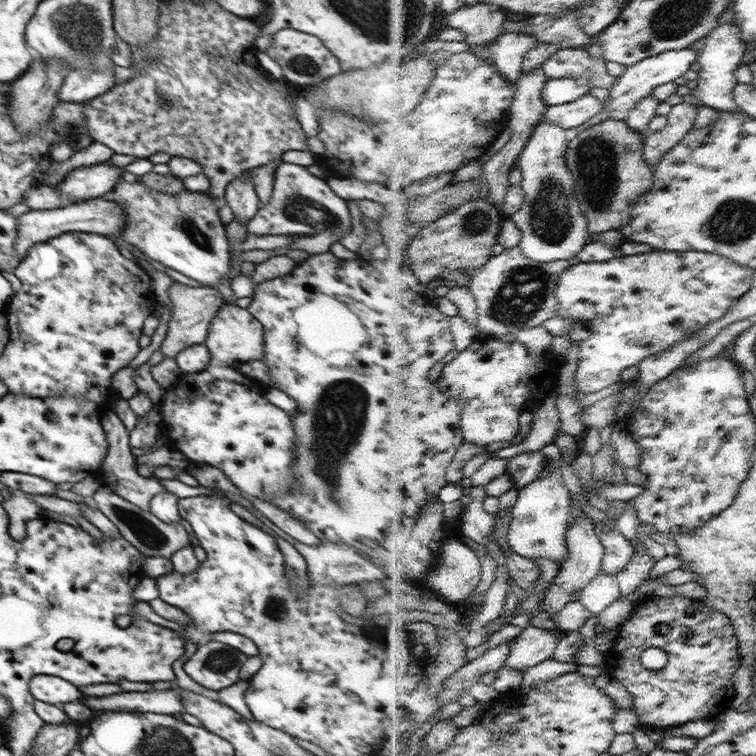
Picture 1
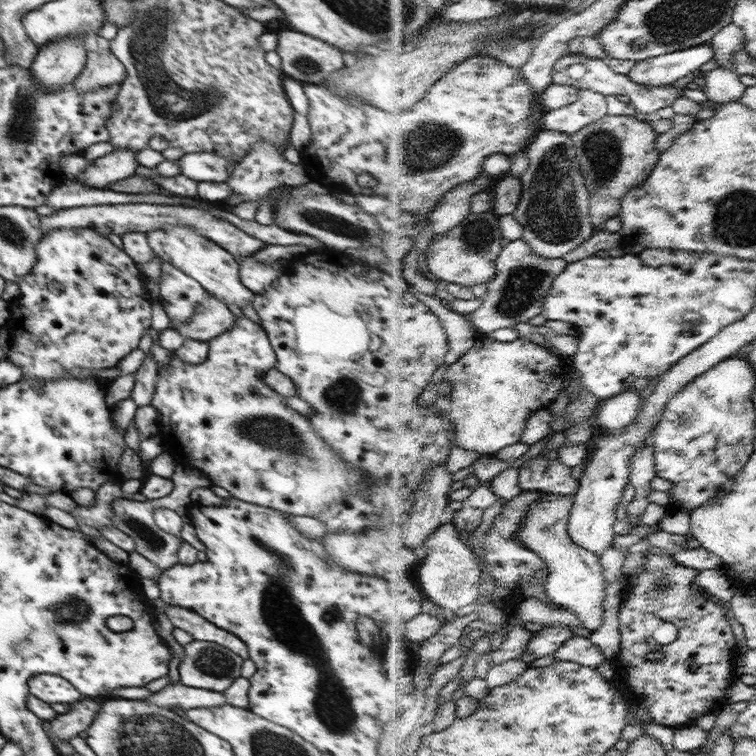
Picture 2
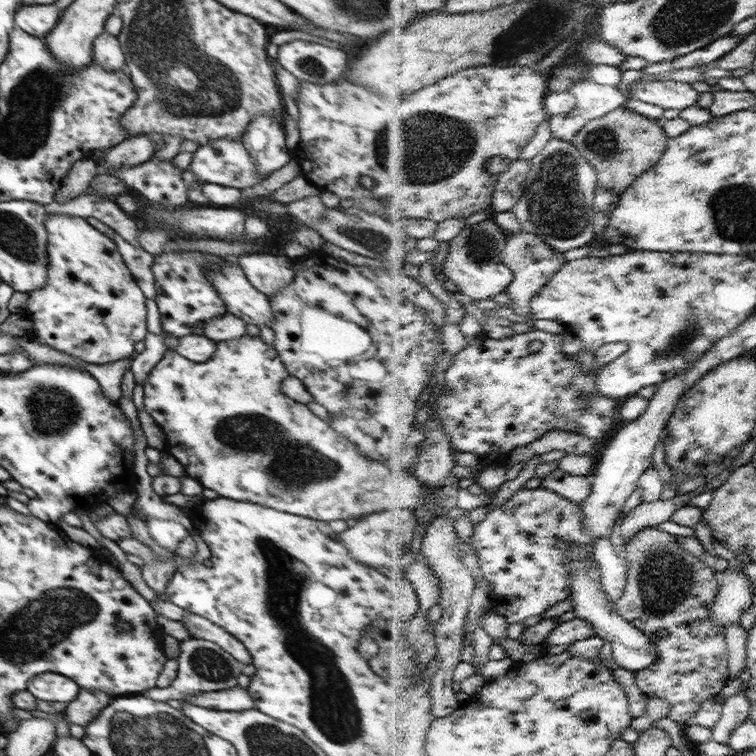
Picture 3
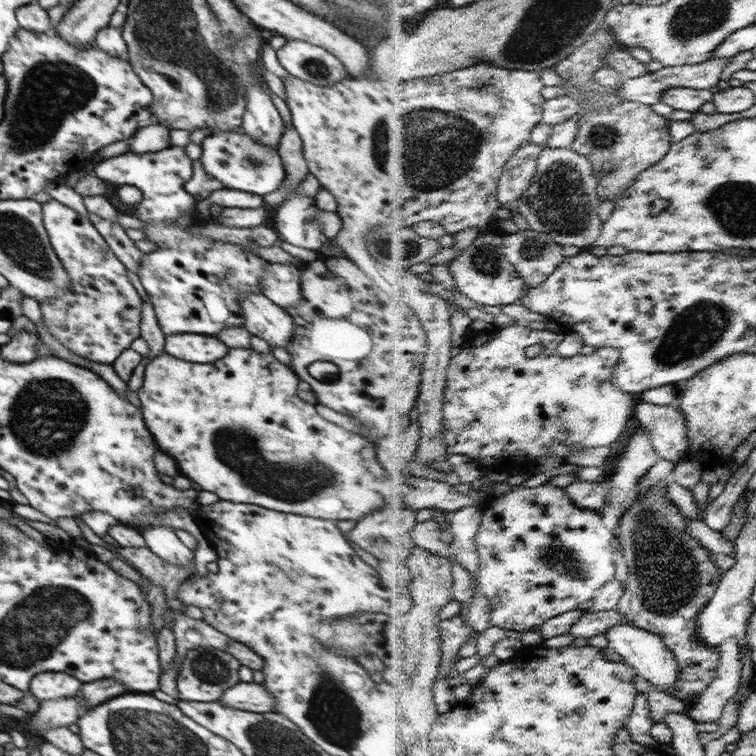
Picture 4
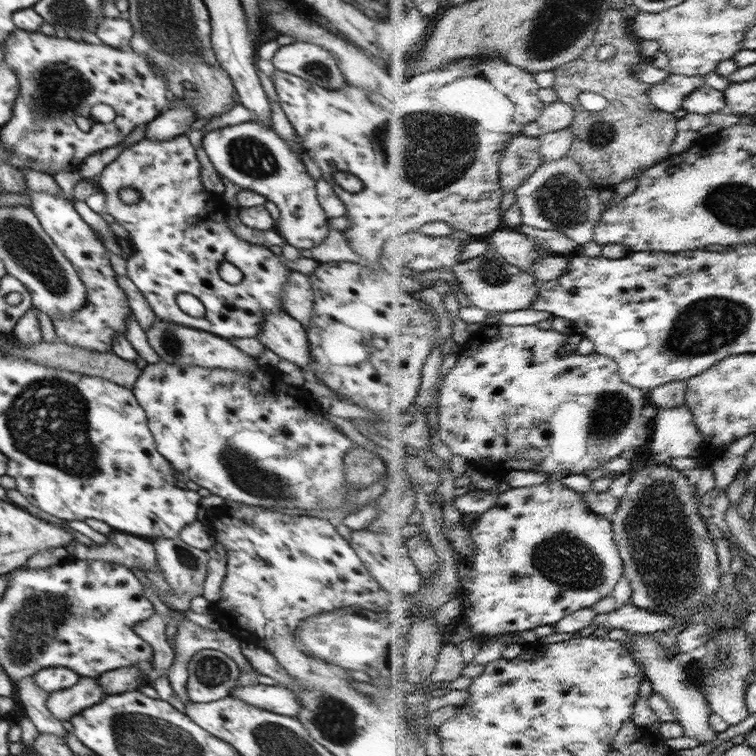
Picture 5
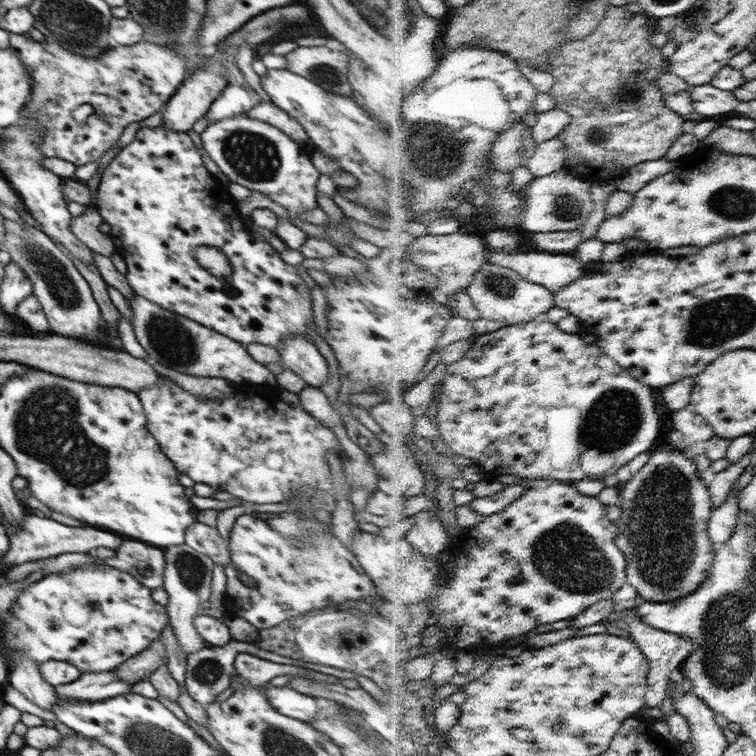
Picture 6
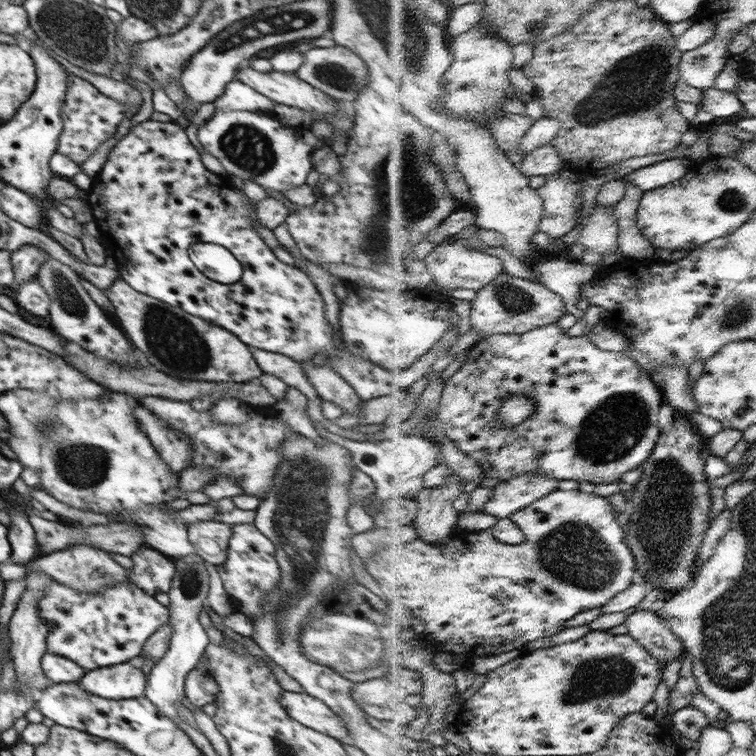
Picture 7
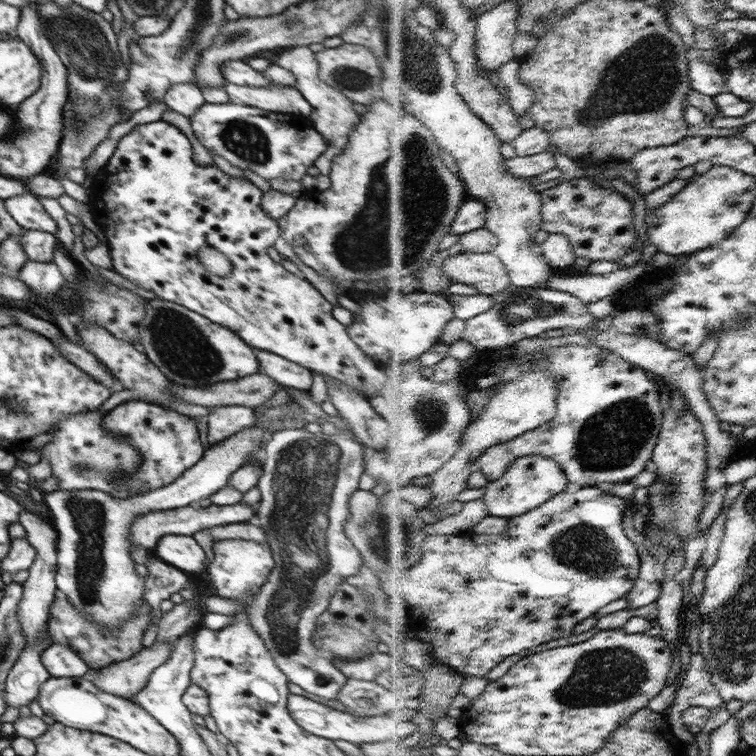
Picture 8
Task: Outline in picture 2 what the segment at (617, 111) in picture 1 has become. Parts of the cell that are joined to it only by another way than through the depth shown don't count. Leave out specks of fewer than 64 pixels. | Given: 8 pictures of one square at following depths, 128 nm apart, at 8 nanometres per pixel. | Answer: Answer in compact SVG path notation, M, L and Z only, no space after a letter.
M706 43L688 50L665 54L637 63L629 75L638 84L662 86L675 84L680 78L690 76L715 58L713 44Z

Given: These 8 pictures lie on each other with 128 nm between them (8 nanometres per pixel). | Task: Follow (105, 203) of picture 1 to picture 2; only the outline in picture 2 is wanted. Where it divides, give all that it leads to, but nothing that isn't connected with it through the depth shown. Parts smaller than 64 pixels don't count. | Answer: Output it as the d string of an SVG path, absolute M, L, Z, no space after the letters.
M100 204L100 206L61 209L60 212L56 212L52 216L40 217L40 231L44 235L54 229L88 228L102 234L104 237L108 237L109 234L115 234L122 238L124 235L128 235L128 233L148 233L150 230L162 230L164 225L193 227L198 234L206 236L206 238L232 254L236 262L239 263L246 259L246 257L254 256L255 253L266 247L264 243L245 234L234 224L224 221L224 219L218 219L218 217L212 217L208 211L204 211L204 208L174 207L173 205L156 204Z

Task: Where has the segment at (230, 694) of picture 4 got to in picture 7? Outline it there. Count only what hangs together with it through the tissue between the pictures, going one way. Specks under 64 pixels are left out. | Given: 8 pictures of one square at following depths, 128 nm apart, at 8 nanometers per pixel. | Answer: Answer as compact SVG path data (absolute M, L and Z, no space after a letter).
M284 691L281 706L290 718L303 726L329 735L331 738L344 740L348 745L353 744L346 723L342 723L342 719L318 698L305 693Z

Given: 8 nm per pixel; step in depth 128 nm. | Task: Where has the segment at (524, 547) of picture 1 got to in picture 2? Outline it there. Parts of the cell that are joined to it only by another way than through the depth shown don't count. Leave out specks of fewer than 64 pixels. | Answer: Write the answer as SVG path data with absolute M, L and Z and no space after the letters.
M547 492L539 503L531 506L532 510L521 526L519 538L530 550L540 554L551 568L546 586L547 596L556 605L573 608L580 614L585 627L596 634L597 630L605 625L608 584L604 578L604 566L600 562L600 555L580 546L573 536L570 536L575 500L574 495Z

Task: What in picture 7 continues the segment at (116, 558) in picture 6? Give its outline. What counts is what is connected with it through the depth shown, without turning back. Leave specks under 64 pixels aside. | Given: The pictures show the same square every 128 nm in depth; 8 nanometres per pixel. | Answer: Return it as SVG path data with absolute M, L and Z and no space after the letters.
M152 547L138 548L130 560L134 566L127 570L129 580L150 596L159 592L167 594L172 584L175 566L172 559Z

